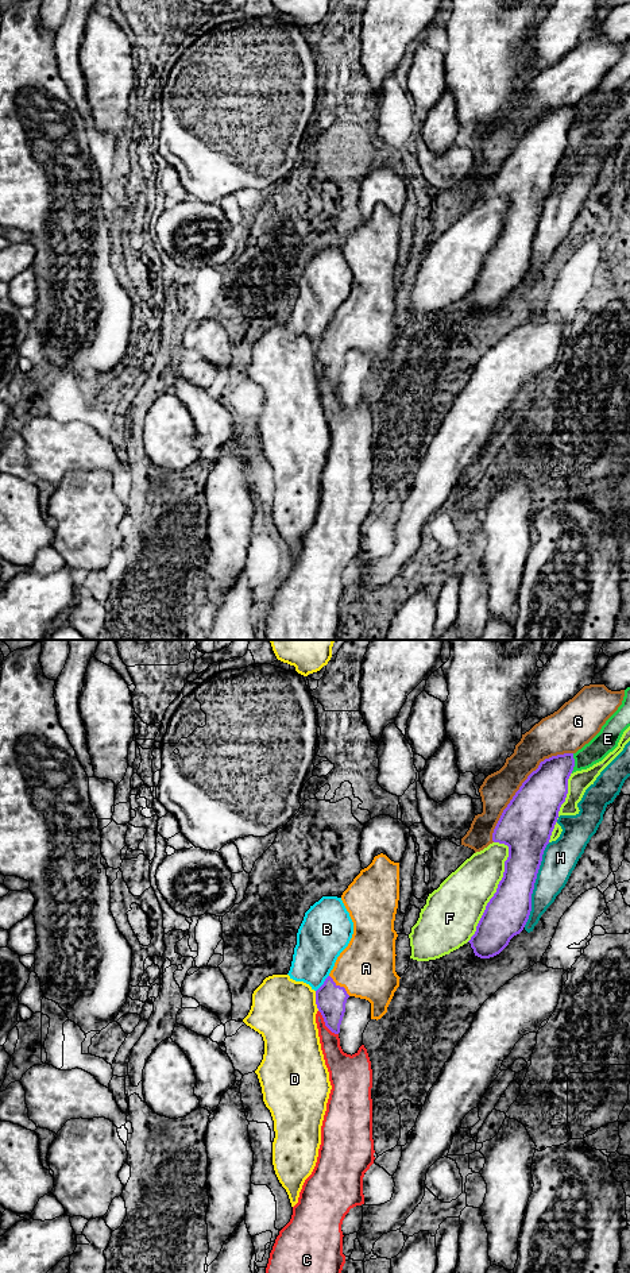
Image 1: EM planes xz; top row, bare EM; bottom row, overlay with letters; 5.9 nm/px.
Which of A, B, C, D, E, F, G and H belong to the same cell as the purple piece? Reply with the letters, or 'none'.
A

